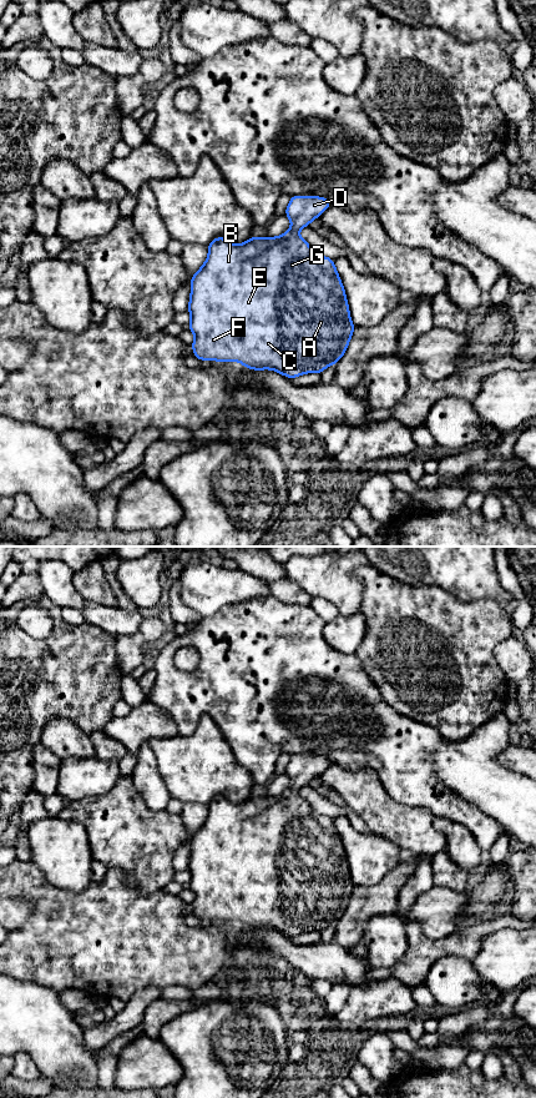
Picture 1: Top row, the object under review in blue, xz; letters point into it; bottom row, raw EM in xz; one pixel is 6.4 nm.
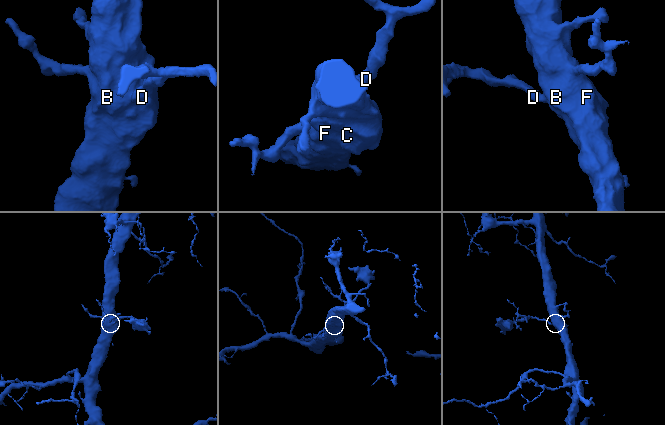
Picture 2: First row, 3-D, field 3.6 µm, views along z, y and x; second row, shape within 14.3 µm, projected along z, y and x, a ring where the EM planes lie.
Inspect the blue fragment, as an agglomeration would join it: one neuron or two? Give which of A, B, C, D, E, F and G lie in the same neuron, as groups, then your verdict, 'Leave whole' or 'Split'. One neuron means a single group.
Groups: A B C D E F G. Leave whole

